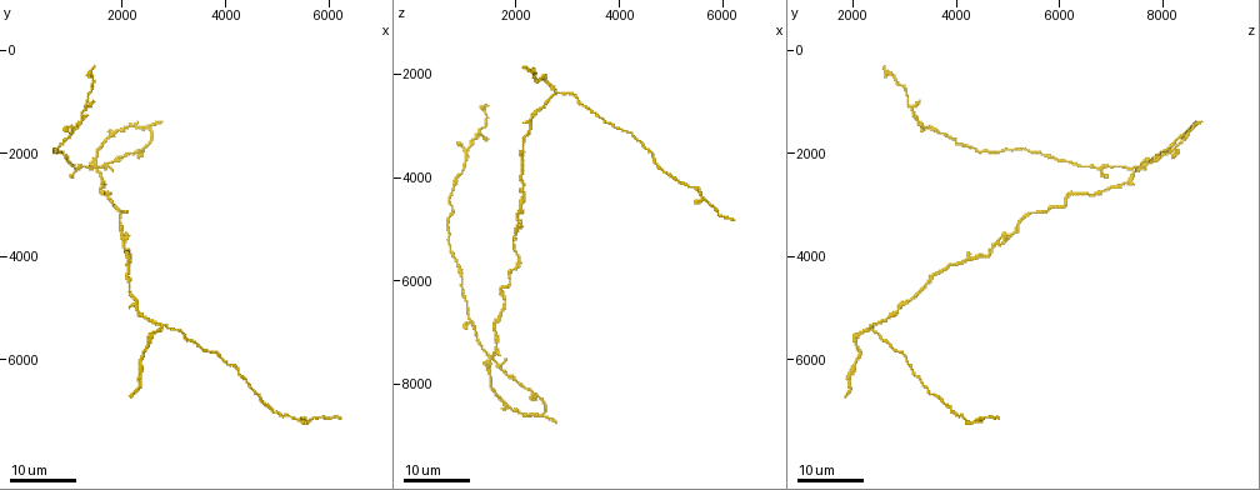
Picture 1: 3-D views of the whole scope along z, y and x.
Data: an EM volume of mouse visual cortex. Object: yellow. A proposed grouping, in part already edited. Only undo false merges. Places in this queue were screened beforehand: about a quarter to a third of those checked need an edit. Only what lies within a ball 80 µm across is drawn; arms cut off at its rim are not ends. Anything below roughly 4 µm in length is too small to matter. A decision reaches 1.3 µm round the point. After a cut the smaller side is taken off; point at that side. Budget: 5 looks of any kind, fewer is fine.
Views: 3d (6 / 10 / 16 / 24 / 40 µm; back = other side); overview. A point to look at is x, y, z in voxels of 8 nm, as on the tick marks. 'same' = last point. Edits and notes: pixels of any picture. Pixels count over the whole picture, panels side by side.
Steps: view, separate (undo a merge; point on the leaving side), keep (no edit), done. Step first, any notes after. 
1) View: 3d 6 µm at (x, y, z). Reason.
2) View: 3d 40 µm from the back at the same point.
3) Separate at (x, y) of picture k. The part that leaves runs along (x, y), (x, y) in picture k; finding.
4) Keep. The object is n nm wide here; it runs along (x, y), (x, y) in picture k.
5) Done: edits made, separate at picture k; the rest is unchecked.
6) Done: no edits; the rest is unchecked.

View: 3d 24 µm at (2750, 5300, 2300). Branch point.

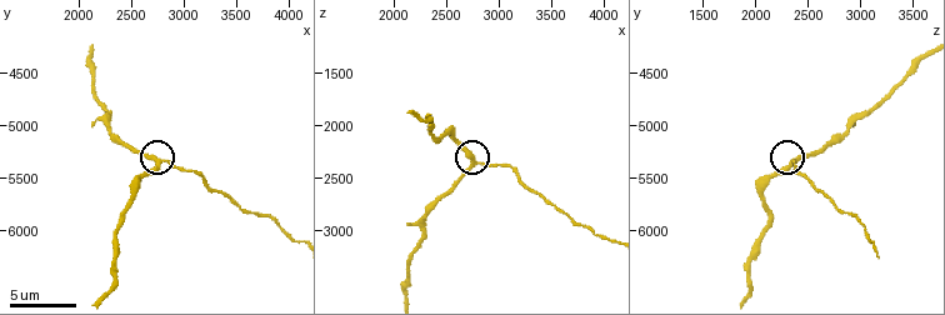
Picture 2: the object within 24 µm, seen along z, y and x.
View: 3d 6 µm at (2800, 5340, 2380). Closer look.

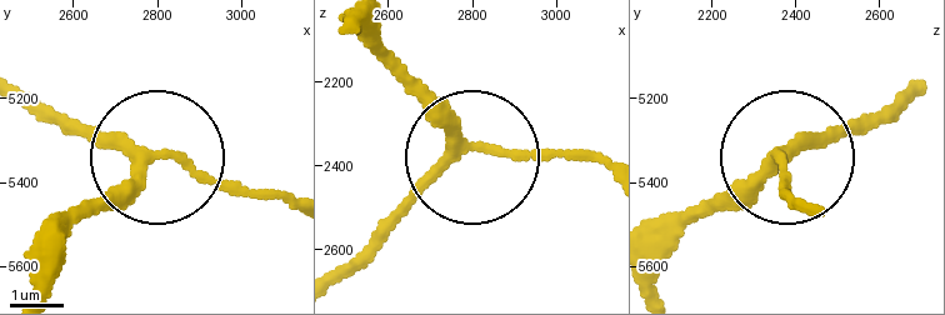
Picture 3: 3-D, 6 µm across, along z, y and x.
Keep. It runs along (914, 88), (779, 155), (676, 240) in picture 3; one neuron here.

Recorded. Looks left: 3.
View: 3d 24 µm at (5600, 7150, 4450). Side arm on a straight run.

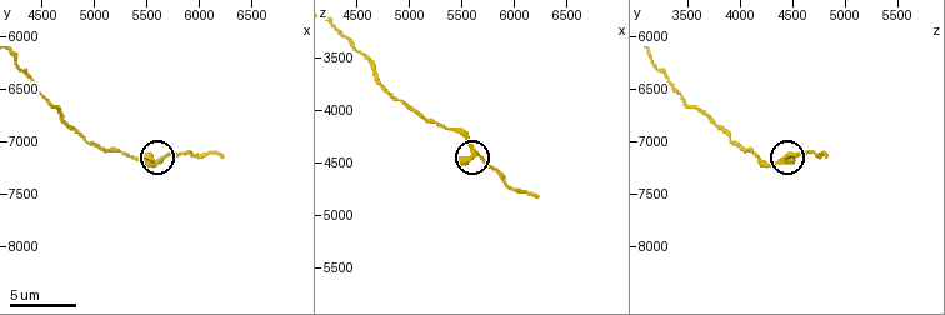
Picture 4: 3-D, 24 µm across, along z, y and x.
View: 3d 6 µm at (5620, 7200, 4420).

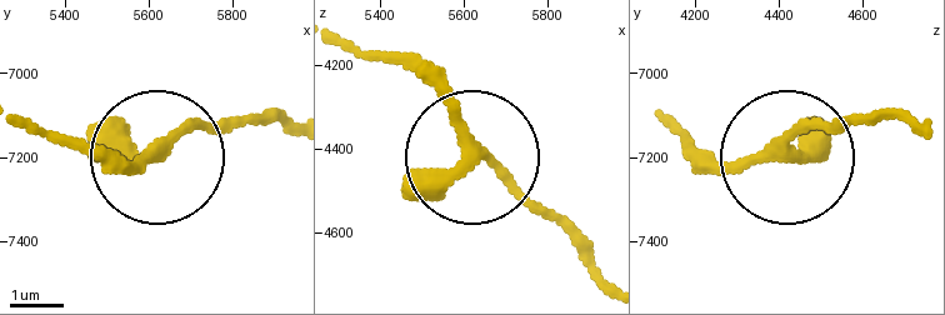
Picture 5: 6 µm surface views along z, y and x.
Keep. 3 arms meet here; it runs along (666, 121), (715, 158), (769, 163), (810, 126), (886, 113) in picture 5; continuous, no second neuron.

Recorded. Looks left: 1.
Done: no edits; the rest is unchecked.

